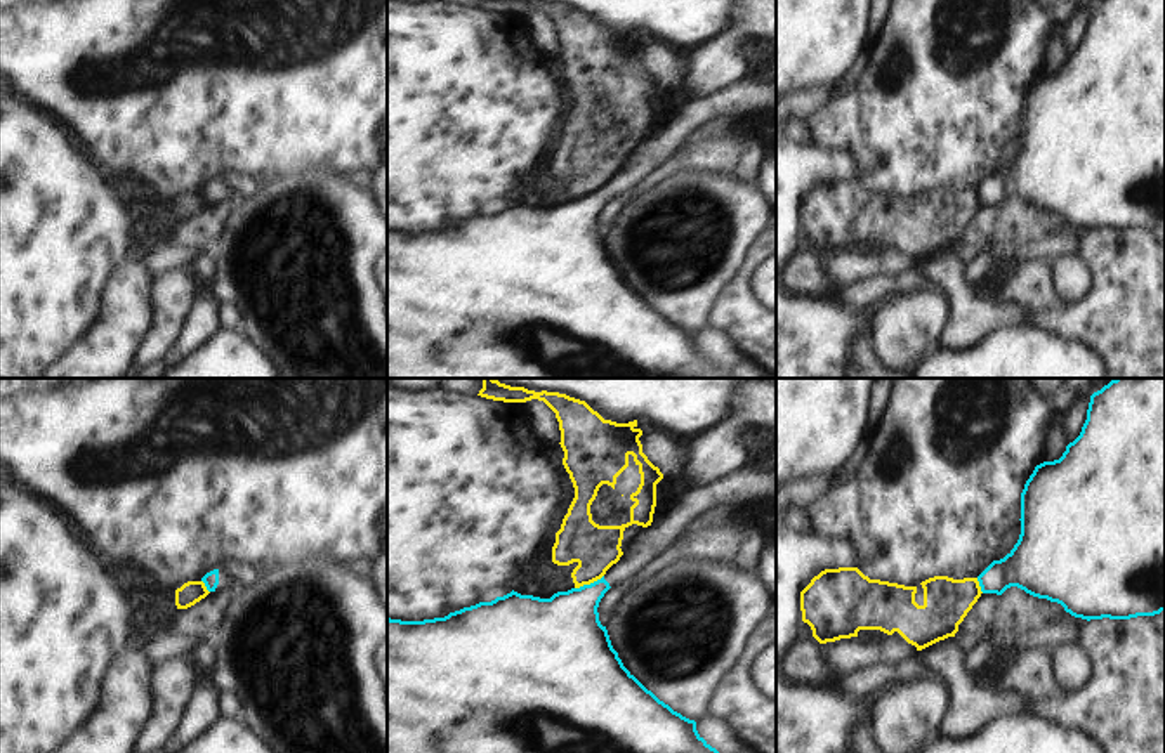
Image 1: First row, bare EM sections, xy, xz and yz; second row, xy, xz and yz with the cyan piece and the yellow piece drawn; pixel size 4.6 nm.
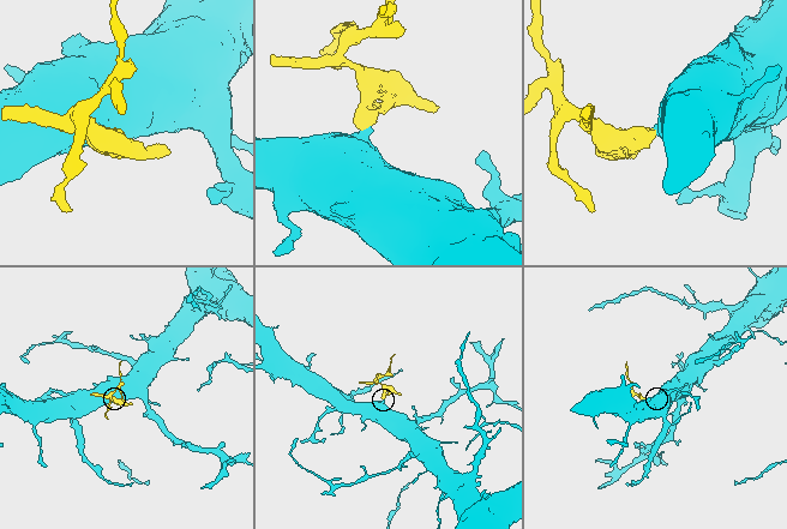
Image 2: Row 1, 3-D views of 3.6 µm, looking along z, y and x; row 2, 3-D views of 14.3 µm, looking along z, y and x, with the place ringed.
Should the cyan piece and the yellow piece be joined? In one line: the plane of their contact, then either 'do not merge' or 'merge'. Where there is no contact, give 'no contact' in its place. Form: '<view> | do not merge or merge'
xz | do not merge

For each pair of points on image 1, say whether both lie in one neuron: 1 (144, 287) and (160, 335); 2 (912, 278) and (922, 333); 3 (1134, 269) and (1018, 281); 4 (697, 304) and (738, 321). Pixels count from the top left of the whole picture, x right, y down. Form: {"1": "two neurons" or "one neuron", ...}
{"1": "two neurons", "2": "two neurons", "3": "one neuron", "4": "two neurons"}

